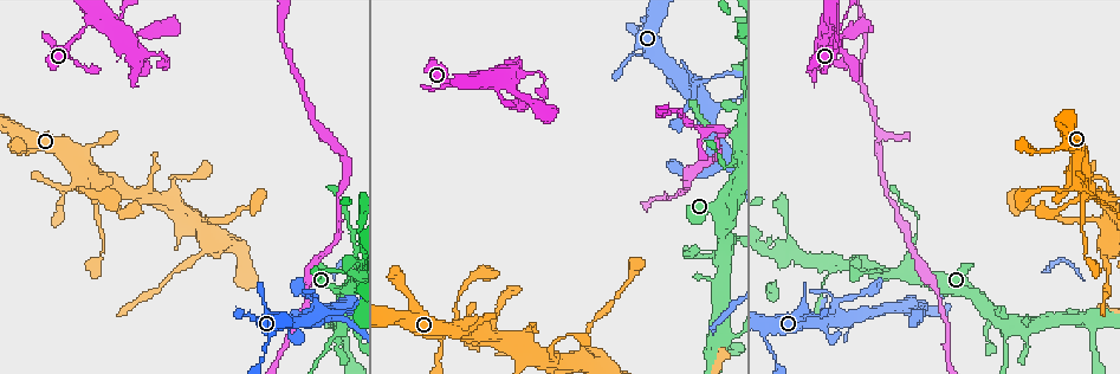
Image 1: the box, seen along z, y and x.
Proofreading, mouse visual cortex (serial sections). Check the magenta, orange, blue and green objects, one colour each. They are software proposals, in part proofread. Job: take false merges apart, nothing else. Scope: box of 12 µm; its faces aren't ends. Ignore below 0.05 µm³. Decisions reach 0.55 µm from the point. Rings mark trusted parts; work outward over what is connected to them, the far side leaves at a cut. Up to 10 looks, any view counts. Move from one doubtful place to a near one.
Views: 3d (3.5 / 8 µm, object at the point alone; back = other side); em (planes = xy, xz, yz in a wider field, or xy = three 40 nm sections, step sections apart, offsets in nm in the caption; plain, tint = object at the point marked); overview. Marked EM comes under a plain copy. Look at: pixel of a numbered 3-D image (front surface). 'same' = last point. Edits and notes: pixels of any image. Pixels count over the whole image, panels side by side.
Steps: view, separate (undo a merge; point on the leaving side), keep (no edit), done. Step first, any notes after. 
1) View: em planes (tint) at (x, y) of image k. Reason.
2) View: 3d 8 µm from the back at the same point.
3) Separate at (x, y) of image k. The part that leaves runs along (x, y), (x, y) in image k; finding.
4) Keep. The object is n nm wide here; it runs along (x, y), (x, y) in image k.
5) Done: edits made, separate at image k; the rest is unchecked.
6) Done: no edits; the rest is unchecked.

View: 3d 3.5 µm at (156, 56) of image 1. Sudden change in width.

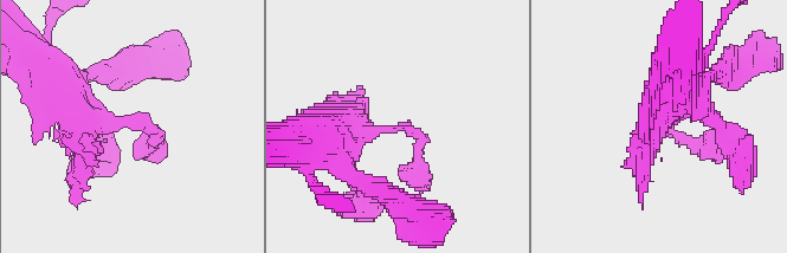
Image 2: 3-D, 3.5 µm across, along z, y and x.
Keep. It runs along (334, 133), (406, 127), (421, 187) in image 2; one cell here.

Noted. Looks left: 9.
View: 3d 8 µm from the back at (718, 340) of image 1. Four or more arms meet.

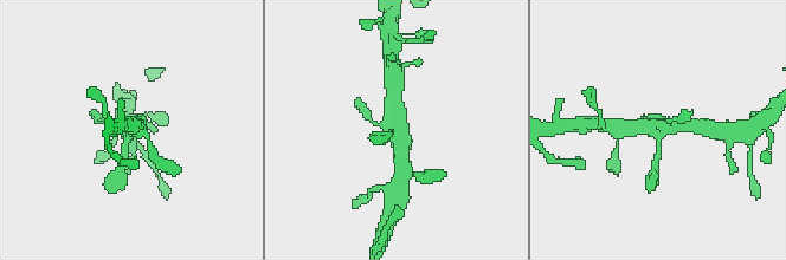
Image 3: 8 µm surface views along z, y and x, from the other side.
View: em planes (tint) at (664, 128) of image 3. 4 arms meet here; the arms are 150, 200, 400, 500 nm wide; shape alone is not enough.

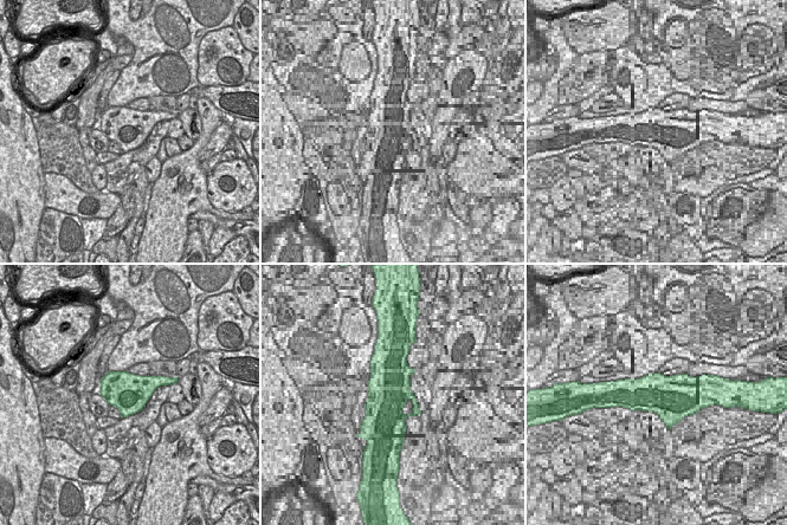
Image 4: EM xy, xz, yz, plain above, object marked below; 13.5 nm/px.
Keep. One cell here.

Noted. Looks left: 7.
View: 3d 3.5 µm at (707, 255) of image 1. Sudden change in width.

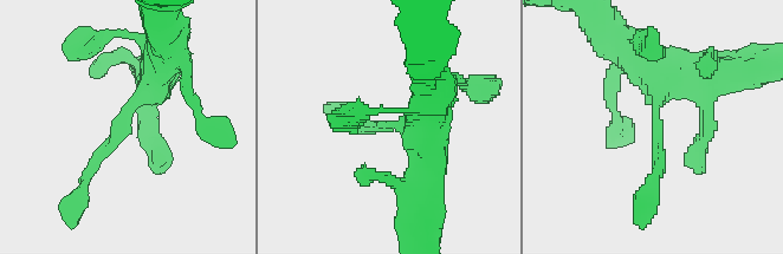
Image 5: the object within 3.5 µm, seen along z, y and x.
View: em xy step 3 (tint) at (388, 124) of image 5. The arms are 150, 450 nm wide; need the tissue.

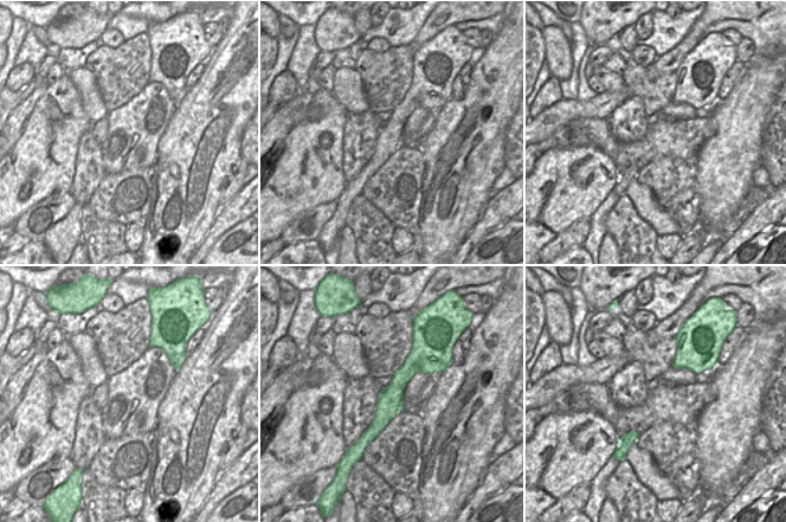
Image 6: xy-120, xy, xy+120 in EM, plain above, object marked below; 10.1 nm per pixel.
Keep. It runs along (159, 66), (85, 187) in image 5; all the same cell.

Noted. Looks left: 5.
View: 3d 3.5 µm at (194, 259) of image 1. Thick turns thin.

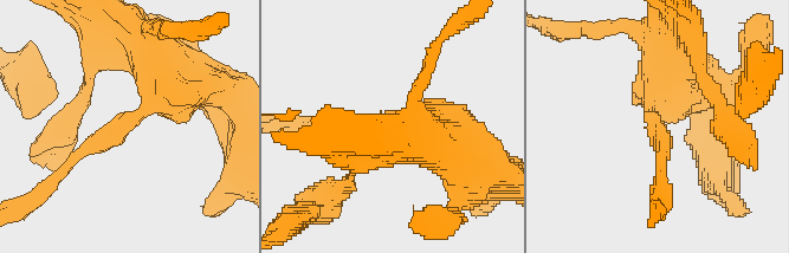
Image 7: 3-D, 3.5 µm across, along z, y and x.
View: em xy step 3 (tint) at (651, 118) of image 7.

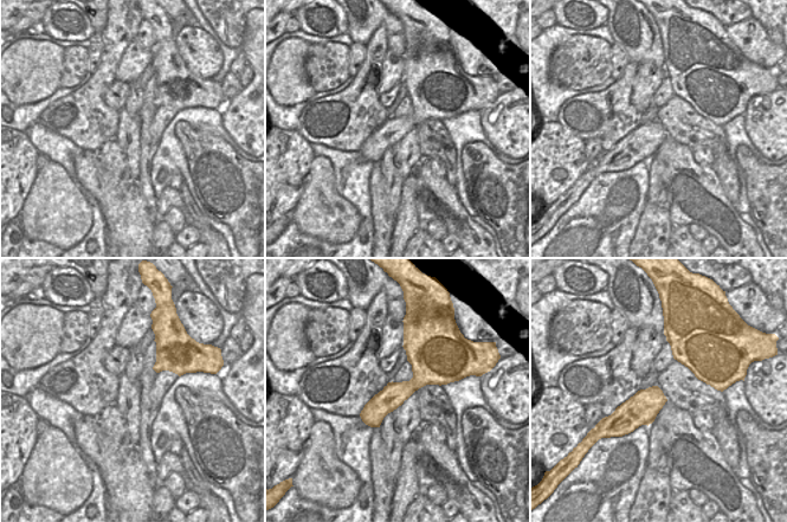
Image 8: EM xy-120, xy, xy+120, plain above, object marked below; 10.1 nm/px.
Keep. It runs along (159, 59), (162, 92), (68, 164) in image 7; one cell here.

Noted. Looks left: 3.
Done: no edits; the rest is unchecked.

